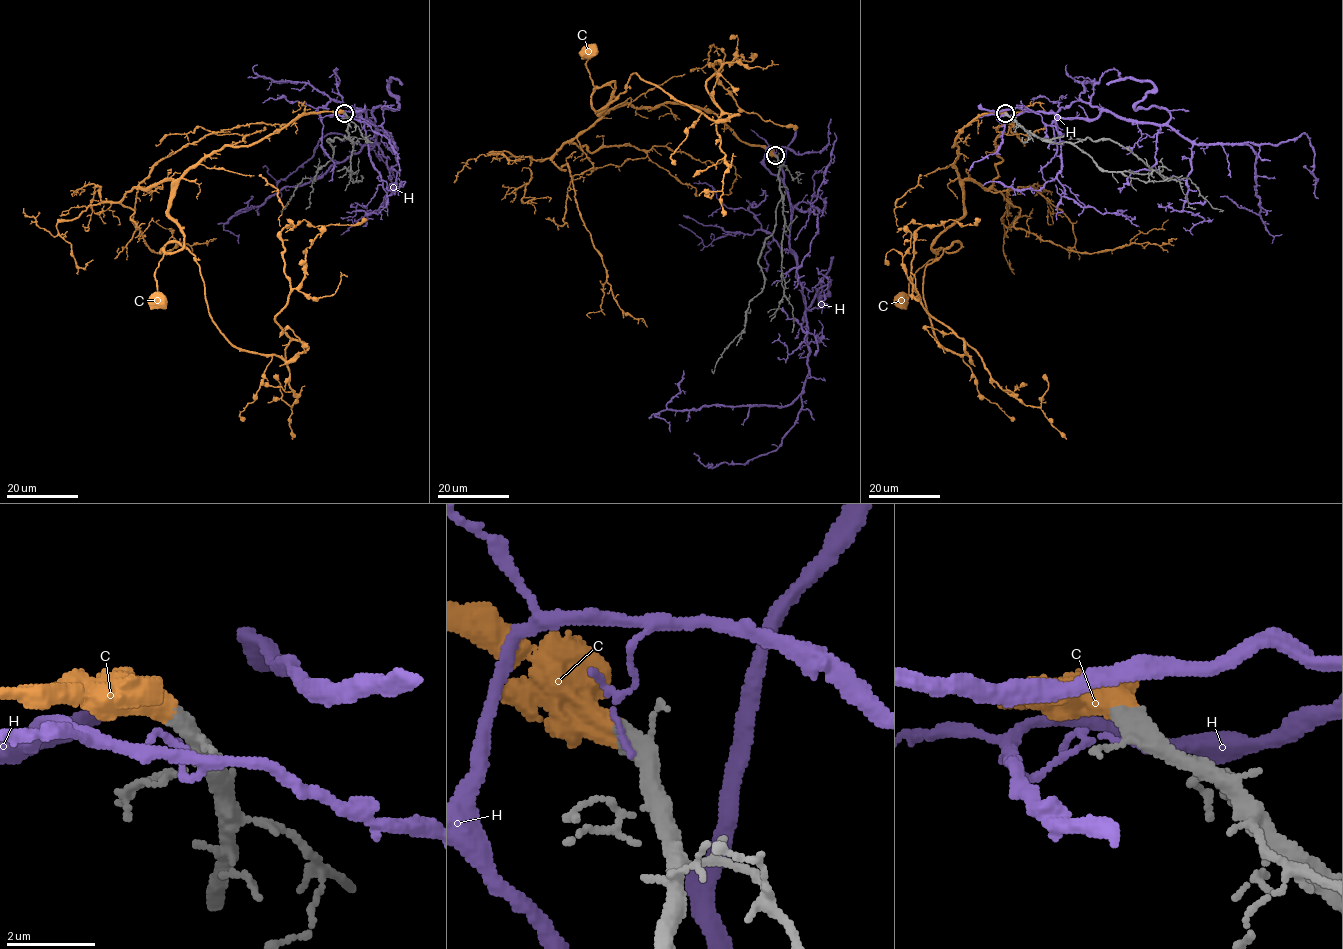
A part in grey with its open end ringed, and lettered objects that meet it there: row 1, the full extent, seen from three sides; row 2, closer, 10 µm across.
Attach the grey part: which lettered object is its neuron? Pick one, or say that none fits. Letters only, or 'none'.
C

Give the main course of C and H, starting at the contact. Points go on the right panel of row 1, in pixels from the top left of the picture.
C: (1005, 113), (983, 113), (956, 137), (963, 215), (939, 235), (934, 258), (898, 300)
H: (1006, 115), (1110, 111), (1200, 144), (1248, 144), (1260, 212), (1220, 197)

